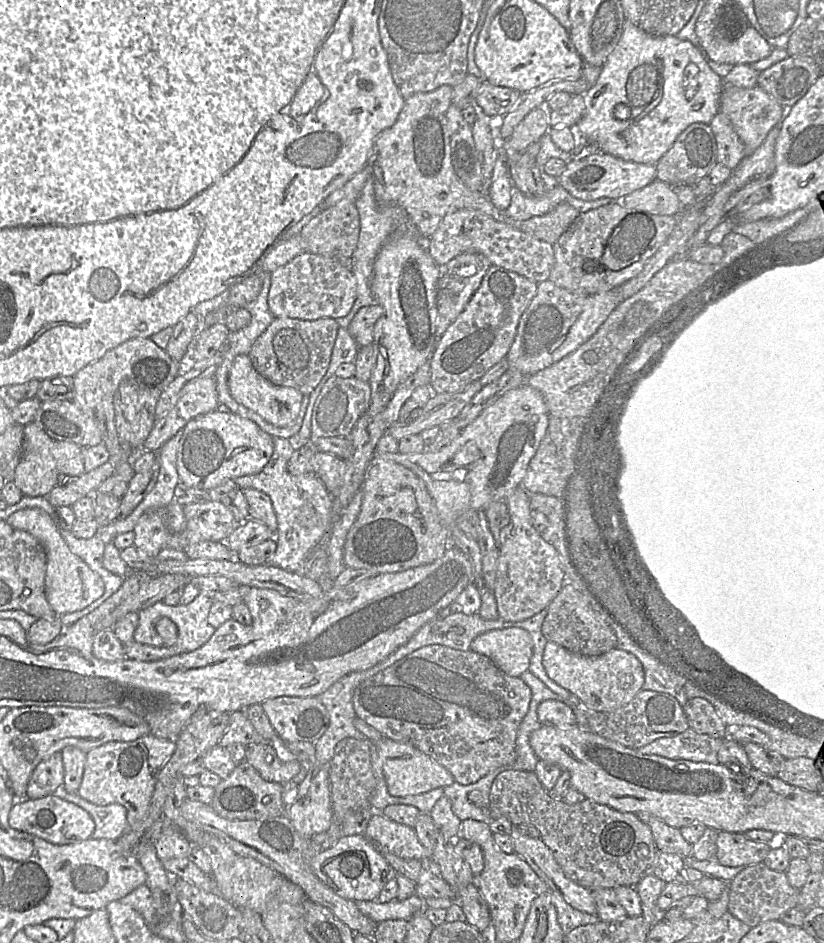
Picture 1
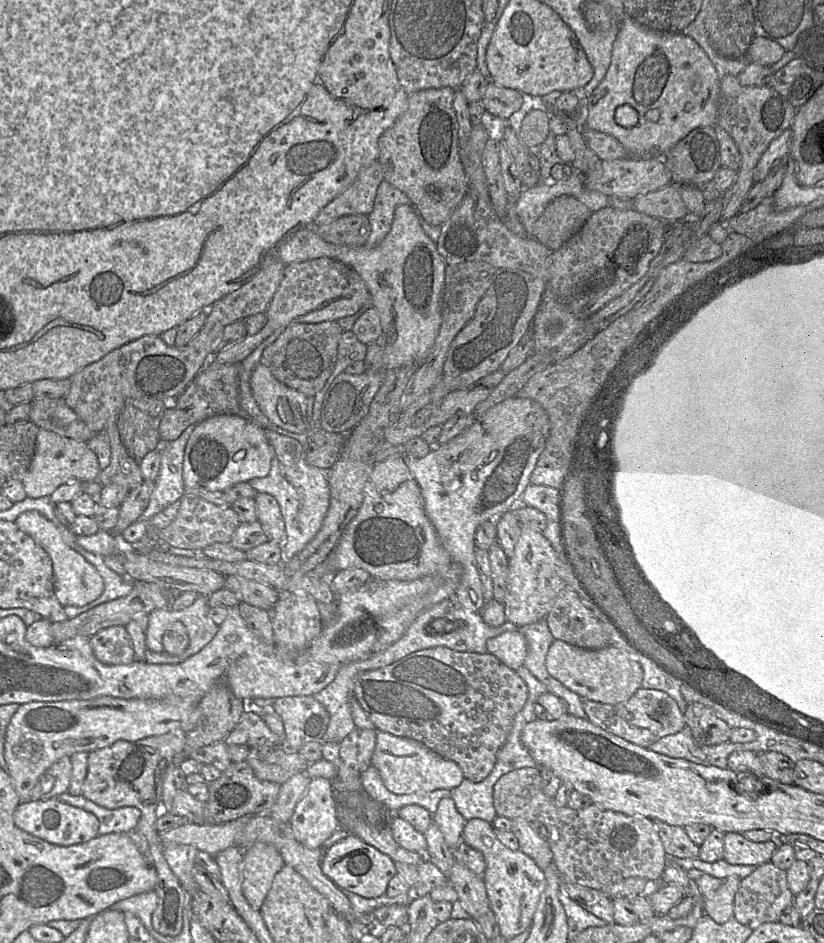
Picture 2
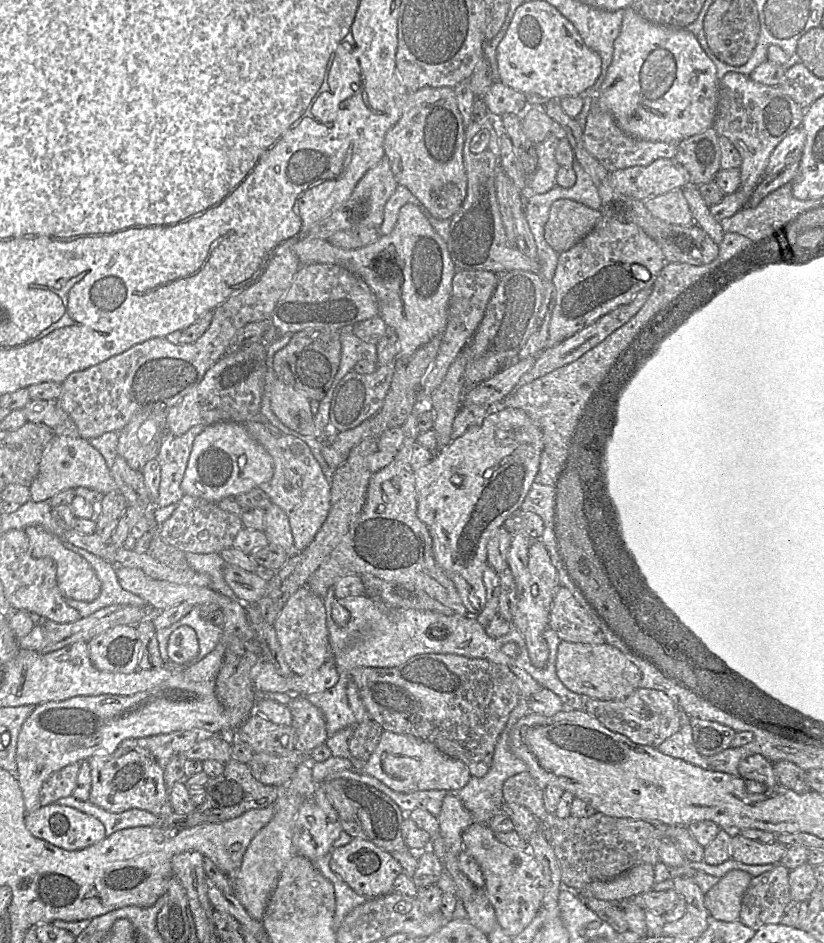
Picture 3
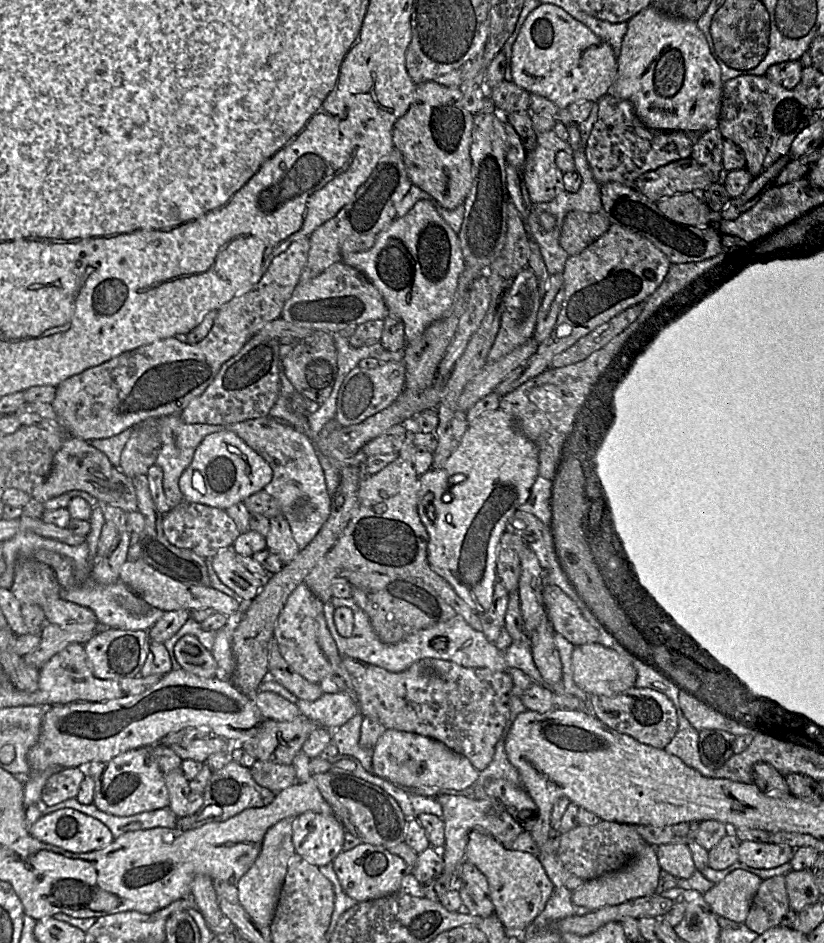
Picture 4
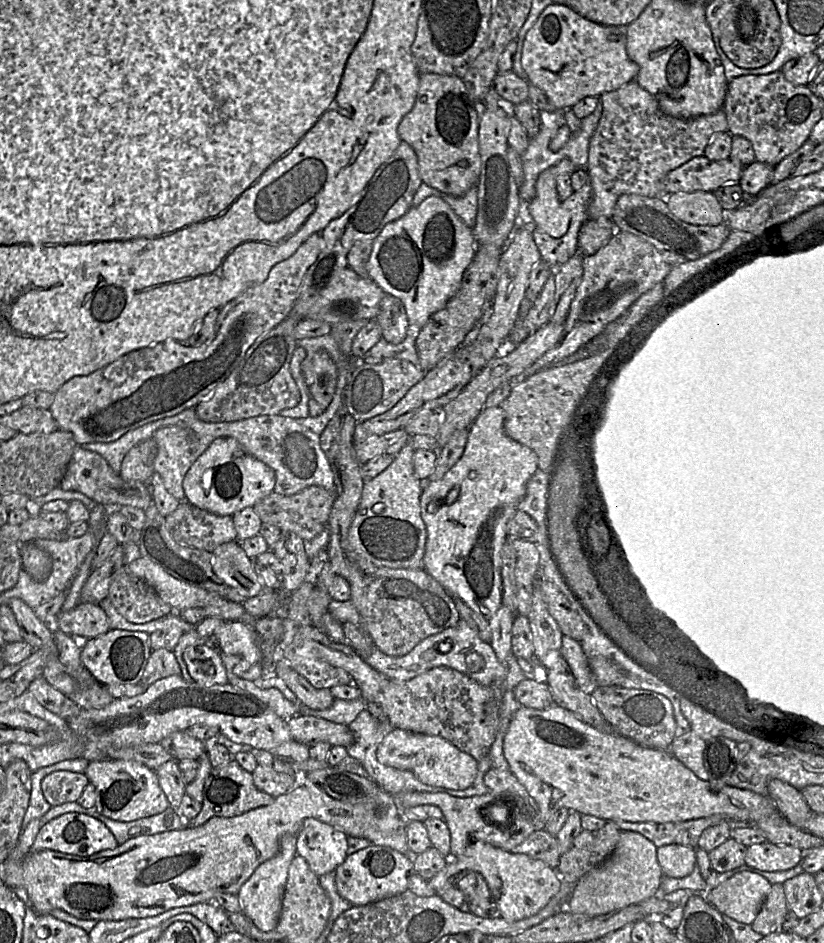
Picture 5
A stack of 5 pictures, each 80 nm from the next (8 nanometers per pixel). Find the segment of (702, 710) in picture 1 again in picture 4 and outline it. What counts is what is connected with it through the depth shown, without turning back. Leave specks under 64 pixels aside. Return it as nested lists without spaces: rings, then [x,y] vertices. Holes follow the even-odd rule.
[[[701,730],[698,752],[702,763],[711,769],[721,768],[734,754],[736,736],[721,730]]]

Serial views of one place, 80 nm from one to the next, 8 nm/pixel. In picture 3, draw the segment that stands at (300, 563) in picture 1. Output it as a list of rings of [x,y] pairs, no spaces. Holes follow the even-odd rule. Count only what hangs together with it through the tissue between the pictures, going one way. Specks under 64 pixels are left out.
[[[261,414],[245,422],[249,435],[270,454],[274,463],[271,480],[259,485],[288,517],[296,552],[304,550],[325,522],[331,502],[330,482],[313,456],[309,446],[299,438],[284,434]]]

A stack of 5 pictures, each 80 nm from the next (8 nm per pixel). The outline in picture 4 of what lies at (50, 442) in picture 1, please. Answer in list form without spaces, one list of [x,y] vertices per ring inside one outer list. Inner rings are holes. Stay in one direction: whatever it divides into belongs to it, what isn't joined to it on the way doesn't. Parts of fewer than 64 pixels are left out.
[[[67,436],[60,450],[55,454],[51,472],[47,479],[35,487],[31,499],[44,503],[49,499],[72,490],[87,492],[100,504],[109,504],[122,510],[137,510],[137,496],[131,478],[114,467],[107,456],[87,441]]]

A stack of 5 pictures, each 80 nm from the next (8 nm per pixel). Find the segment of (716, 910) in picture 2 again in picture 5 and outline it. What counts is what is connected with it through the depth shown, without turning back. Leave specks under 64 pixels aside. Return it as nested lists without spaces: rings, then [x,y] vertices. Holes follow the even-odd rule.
[[[741,871],[708,892],[705,899],[723,915],[751,925],[771,887],[765,877]]]

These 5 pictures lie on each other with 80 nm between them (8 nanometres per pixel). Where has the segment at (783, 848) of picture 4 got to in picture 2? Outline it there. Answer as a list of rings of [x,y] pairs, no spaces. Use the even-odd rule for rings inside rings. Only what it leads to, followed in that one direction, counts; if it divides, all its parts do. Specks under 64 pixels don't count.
[[[741,833],[724,834],[723,859],[732,865],[755,865],[770,862],[779,841],[753,842]]]

